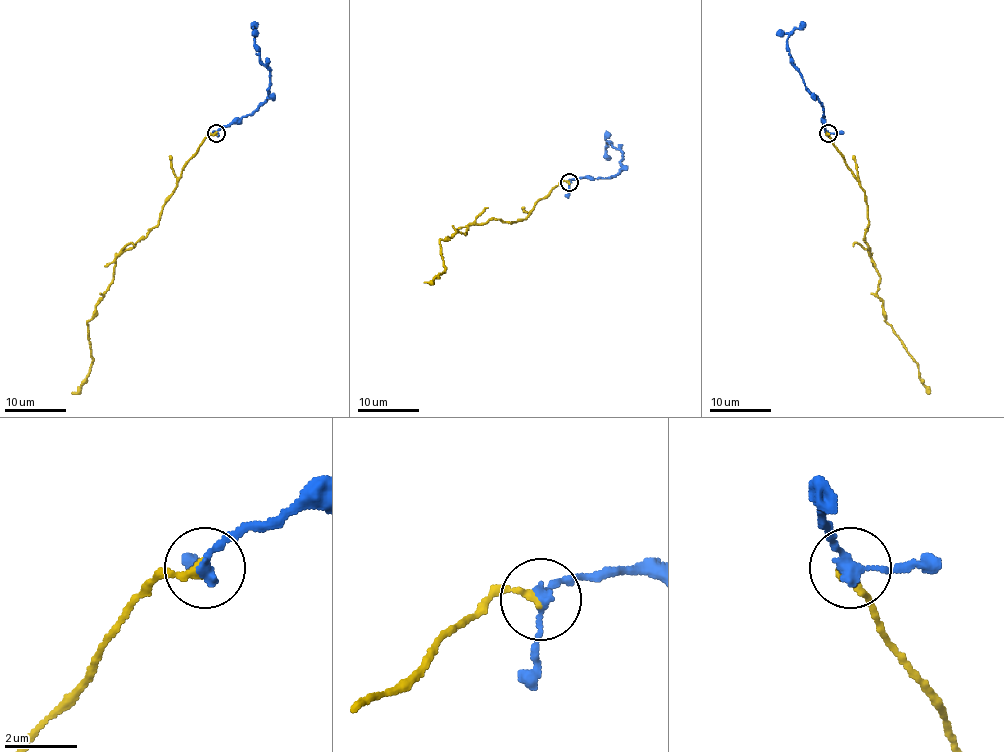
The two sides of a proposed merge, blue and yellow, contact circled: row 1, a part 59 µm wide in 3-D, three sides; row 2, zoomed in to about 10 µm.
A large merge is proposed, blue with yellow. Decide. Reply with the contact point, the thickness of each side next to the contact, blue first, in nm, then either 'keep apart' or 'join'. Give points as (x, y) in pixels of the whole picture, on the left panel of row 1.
place (216, 133); calibres 240 and 220 nm; join

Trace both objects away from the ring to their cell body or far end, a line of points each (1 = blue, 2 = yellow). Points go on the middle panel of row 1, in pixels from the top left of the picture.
1: (569, 182), (589, 177), (609, 179), (620, 168), (622, 153), (608, 142), (606, 156), (609, 160)
2: (568, 182), (525, 219), (489, 219), (446, 237), (440, 242), (445, 269), (423, 282)

